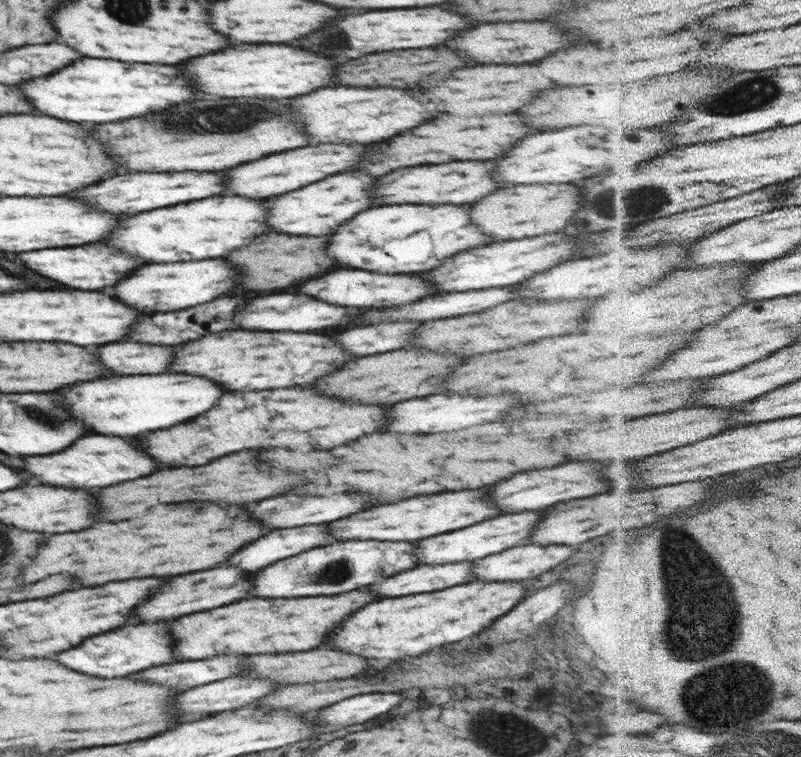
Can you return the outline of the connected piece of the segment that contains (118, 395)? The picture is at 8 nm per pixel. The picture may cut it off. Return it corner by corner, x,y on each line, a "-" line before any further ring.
142,374
142,376
112,376
92,382
76,382
56,389
66,410
82,420
92,432
104,436
136,436
170,428
176,422
186,422
206,412
222,396
222,388
214,382
188,374

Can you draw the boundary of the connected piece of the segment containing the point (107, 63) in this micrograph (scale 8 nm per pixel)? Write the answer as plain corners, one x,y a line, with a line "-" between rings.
80,58
70,66
46,78
34,78
18,84
20,93
46,116
72,122
118,122
132,116
144,116
154,110
164,110
194,98
194,88
174,66
160,64
130,64
102,58

